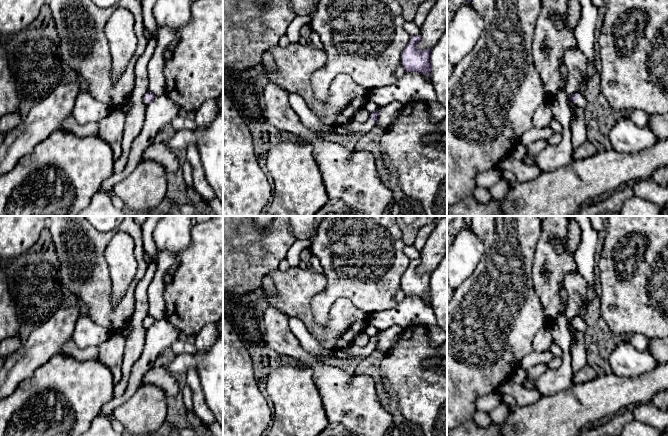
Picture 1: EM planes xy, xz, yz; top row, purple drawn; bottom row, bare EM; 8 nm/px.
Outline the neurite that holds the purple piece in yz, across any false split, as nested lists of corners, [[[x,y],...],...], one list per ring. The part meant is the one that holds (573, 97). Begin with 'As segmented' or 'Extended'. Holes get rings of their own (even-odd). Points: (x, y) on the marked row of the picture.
Extended. [[[575,93],[568,97],[568,99],[573,101],[577,107],[583,109],[584,111],[586,110],[586,100],[584,99],[583,95]]]

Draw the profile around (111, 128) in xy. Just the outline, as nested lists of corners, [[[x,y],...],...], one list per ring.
[[[112,109],[111,113],[98,123],[98,136],[110,145],[113,158],[117,160],[122,154],[121,145],[123,140],[125,113],[118,109]]]

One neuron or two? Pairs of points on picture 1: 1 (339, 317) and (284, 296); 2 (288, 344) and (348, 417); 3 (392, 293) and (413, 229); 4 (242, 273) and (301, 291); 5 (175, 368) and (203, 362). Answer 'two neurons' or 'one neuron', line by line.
1: one neuron
2: one neuron
3: two neurons
4: two neurons
5: one neuron

